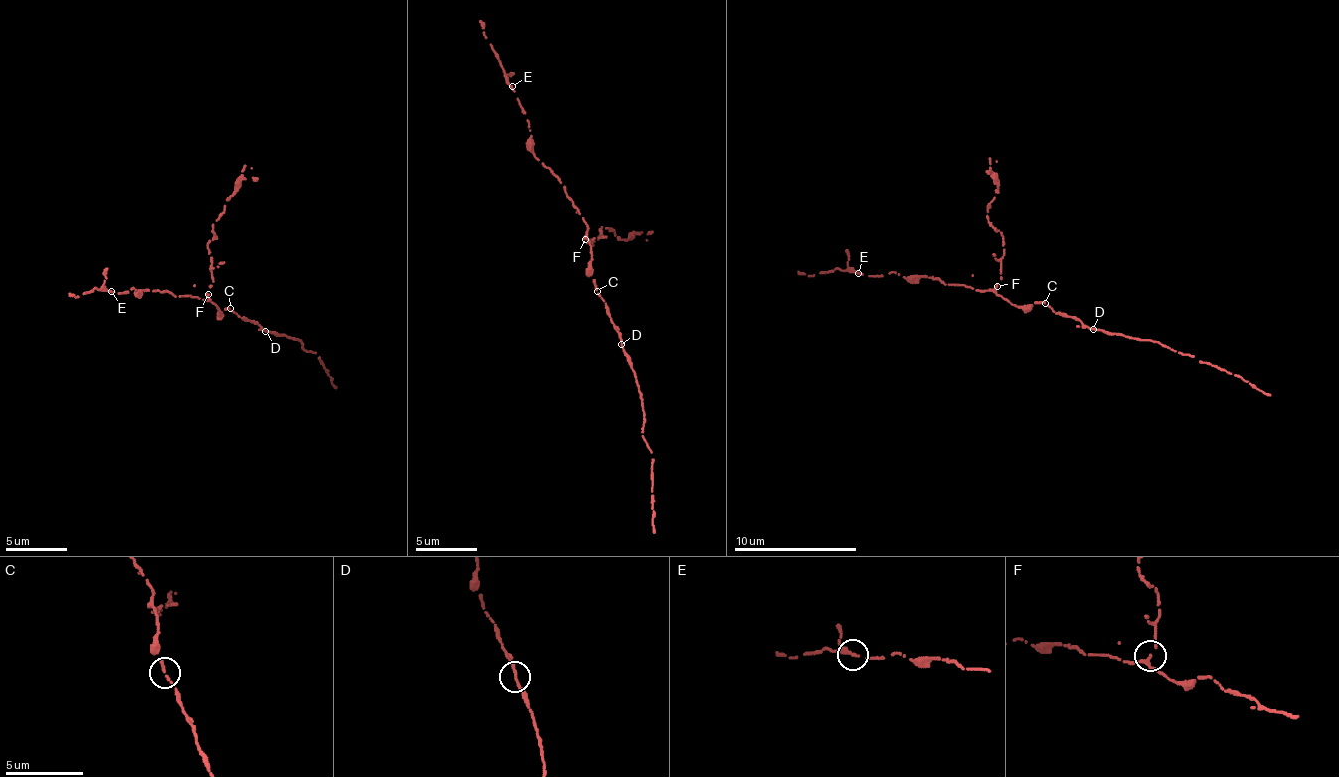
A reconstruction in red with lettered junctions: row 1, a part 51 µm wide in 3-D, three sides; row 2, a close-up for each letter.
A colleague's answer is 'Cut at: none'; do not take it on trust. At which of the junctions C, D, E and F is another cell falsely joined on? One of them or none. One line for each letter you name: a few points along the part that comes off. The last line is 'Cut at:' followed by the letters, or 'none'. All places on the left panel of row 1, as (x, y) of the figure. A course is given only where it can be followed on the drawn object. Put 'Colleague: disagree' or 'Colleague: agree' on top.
Colleague: disagree
F: course (207, 295), (214, 282), (208, 245), (212, 224), (243, 178), (258, 178)
Cut at: F

